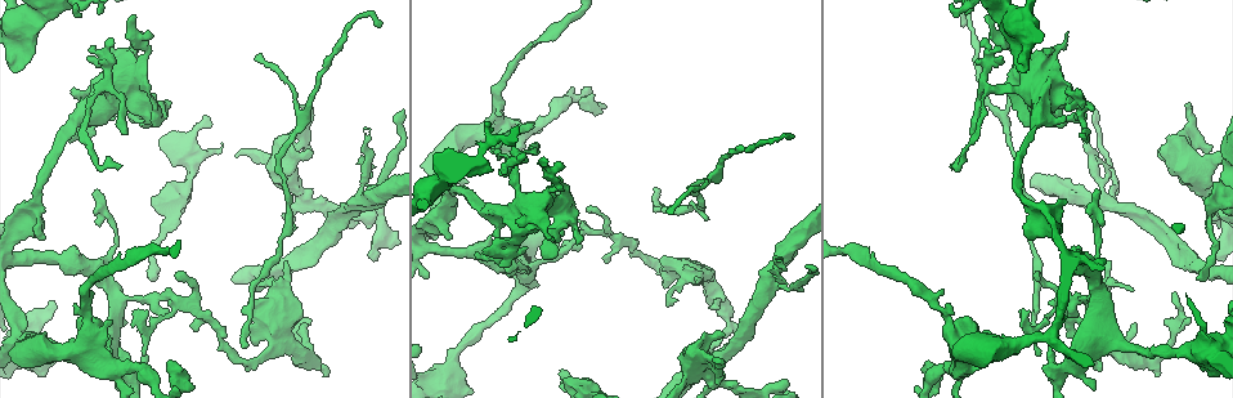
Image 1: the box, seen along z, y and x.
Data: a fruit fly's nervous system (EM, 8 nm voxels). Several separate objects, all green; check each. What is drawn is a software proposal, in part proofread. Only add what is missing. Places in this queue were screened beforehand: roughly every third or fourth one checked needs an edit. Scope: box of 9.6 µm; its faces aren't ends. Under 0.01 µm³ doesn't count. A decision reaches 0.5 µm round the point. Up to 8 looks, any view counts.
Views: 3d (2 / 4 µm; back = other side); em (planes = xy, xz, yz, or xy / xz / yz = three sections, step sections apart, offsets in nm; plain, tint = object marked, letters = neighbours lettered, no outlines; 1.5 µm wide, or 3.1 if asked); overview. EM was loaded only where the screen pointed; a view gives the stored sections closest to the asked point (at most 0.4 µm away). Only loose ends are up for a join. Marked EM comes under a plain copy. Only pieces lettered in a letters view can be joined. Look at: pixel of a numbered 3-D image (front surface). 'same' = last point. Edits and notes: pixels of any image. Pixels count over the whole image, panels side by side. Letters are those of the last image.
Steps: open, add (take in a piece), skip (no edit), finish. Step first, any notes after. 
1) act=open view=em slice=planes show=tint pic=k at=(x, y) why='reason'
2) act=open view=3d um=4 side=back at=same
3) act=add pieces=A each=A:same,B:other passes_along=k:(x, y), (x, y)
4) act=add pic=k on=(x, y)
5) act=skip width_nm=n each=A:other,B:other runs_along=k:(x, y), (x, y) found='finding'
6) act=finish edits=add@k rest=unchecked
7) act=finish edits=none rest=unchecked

act=open view=em slice=planes show=letters pic=1 at=(697, 284) why='an open end'

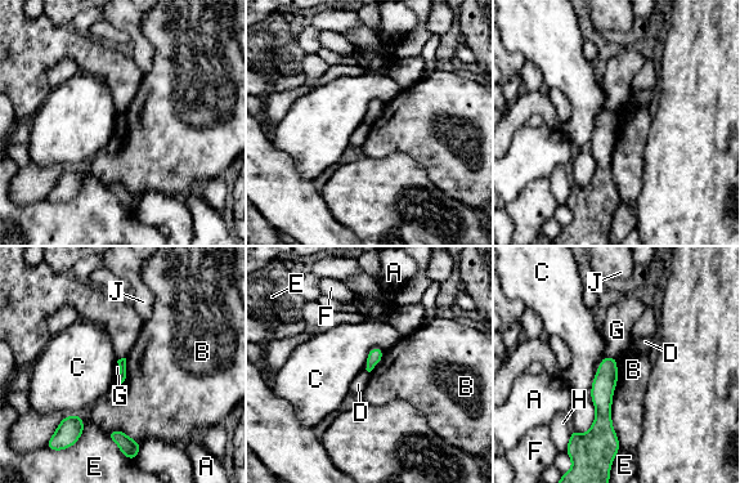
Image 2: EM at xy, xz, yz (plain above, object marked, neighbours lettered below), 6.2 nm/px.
act=skip longest_contact=B:550nm each=A:other,B:other,C:other,D:other,E:other,F:other,G:other,H:other,J:other runs_along=2:(606, 359), (602, 434), (610, 447) found='no lettered piece goes on from it'

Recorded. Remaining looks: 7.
act=open view=em slice=planes show=letters pic=1 at=(778, 261) why='branch stops here'

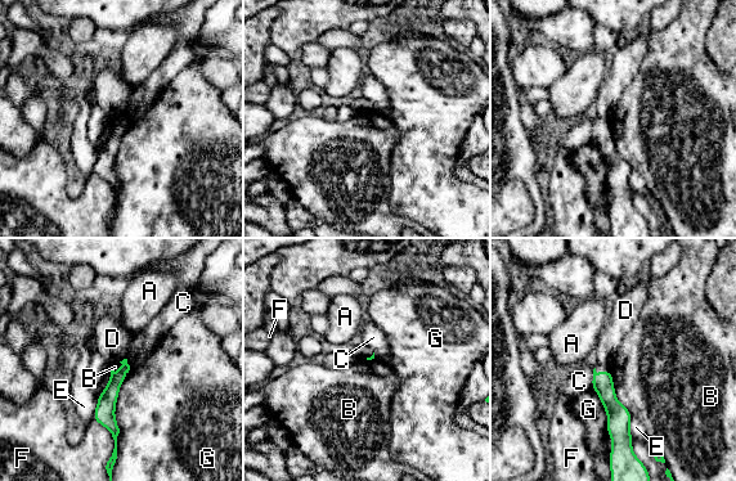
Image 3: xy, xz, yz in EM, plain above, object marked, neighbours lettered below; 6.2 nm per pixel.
act=skip each=A:other,B:other,C:other,D:other,E:other,F:other,G:other runs_along=3:(596, 376), (628, 437) found='none of them fits'

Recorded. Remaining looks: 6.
act=open view=em slice=planes show=letters pic=1 at=(736, 326) why='branch stops here'

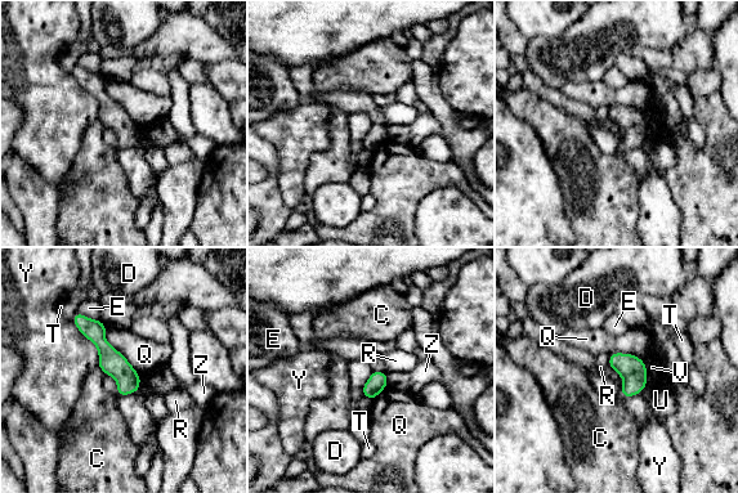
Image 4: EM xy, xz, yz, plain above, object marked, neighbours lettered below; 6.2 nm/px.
act=skip each=C:other,D:other,E:other,Q:other,R:other,T:other,U:other,V:other,Y:other,Z:other border=4:(609, 354), (608, 364) found='no lettered piece goes on from it'

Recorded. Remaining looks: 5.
act=open view=em slice=planes show=tint pic=1 at=(609, 259) why='tapers out'

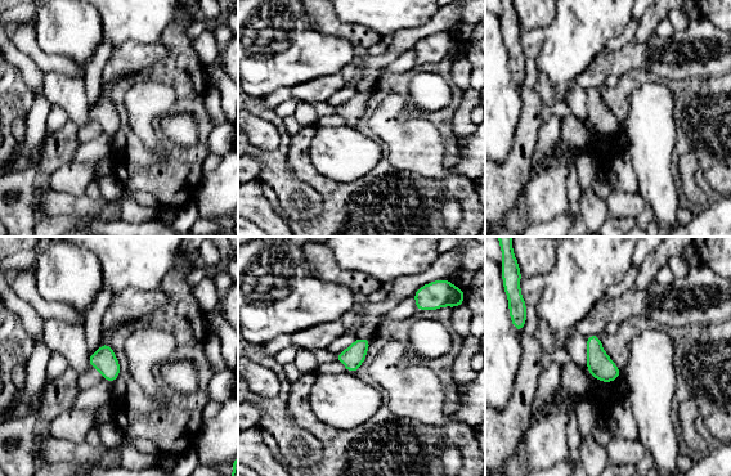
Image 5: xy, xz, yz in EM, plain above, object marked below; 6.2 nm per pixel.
act=open view=em slice=planes show=letters at=same

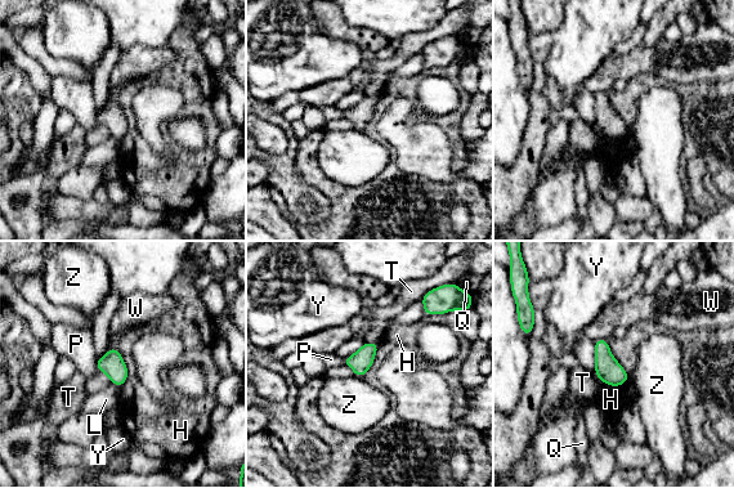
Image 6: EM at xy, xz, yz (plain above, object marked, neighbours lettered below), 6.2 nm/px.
act=skip each=H:other,L:other,P:other,Q:other,T:other,W:other,Y:other,Z:other border=6:(607, 340), (627, 375), (620, 386) found='none of them fits'

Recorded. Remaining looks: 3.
act=finish edits=none rest=unchecked

